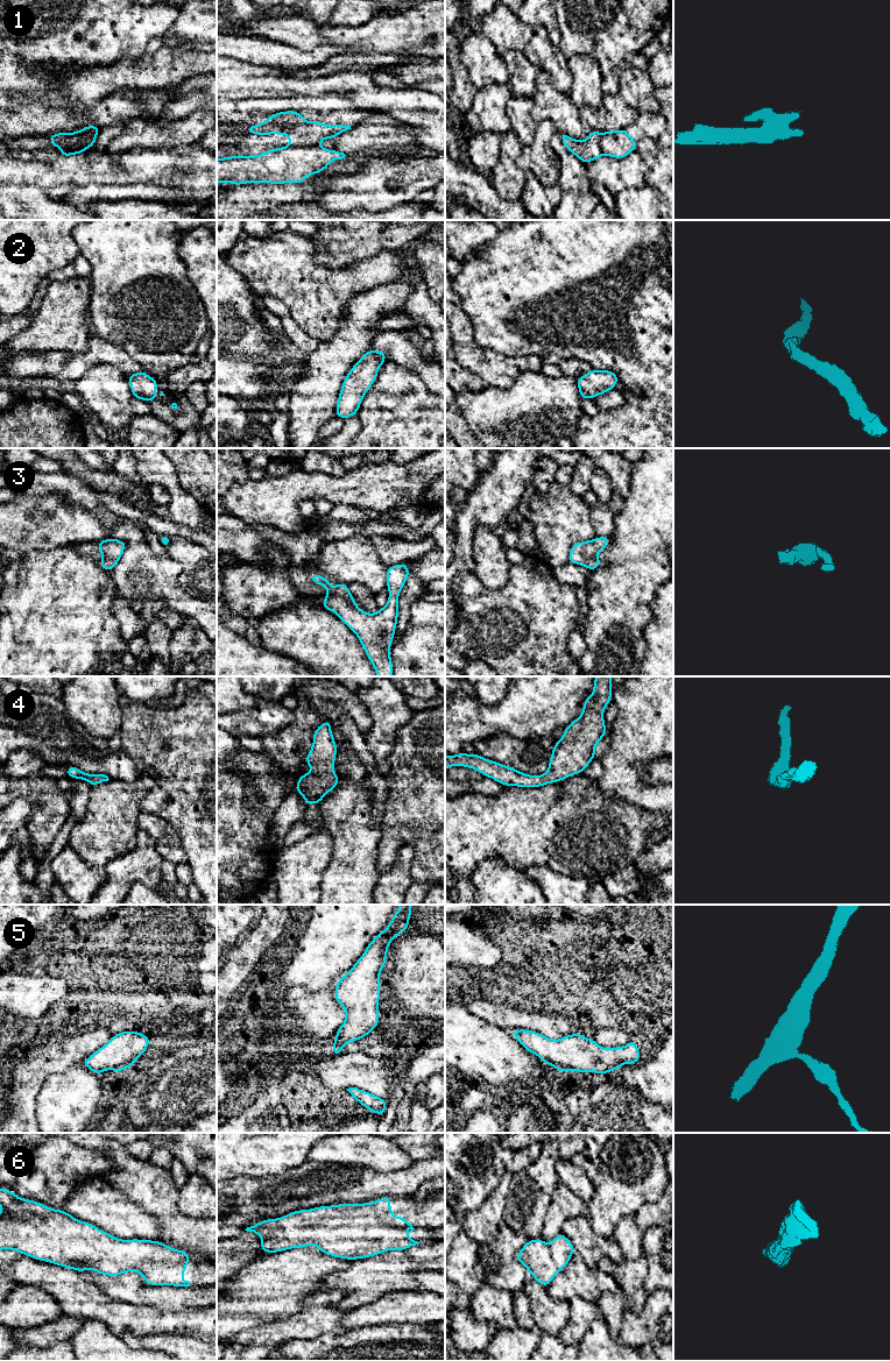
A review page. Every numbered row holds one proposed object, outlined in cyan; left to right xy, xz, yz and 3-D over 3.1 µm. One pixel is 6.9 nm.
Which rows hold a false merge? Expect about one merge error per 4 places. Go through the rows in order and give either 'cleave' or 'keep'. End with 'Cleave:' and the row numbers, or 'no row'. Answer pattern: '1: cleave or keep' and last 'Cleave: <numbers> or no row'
1: cleave
2: keep
3: keep
4: keep
5: keep
6: keep
Cleave: 1

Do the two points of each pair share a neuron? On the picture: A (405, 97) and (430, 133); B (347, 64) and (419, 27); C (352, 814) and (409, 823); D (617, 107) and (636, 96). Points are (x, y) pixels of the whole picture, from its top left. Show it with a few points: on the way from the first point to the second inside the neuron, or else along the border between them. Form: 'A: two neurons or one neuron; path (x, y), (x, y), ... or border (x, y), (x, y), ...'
A: one neuron; path (408, 106), (409, 111), (423, 123)
B: two neurons; border (354, 50), (398, 52)
C: two neurons; border (387, 792), (380, 821), (380, 841), (376, 845)
D: two neurons; border (617, 94), (640, 112)

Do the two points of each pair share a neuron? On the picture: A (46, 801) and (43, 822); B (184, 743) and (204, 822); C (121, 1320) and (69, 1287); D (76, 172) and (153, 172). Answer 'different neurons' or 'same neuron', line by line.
A: same neuron
B: same neuron
C: same neuron
D: same neuron

